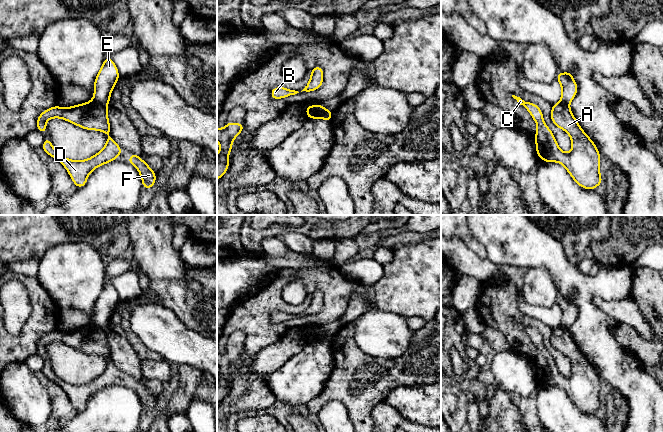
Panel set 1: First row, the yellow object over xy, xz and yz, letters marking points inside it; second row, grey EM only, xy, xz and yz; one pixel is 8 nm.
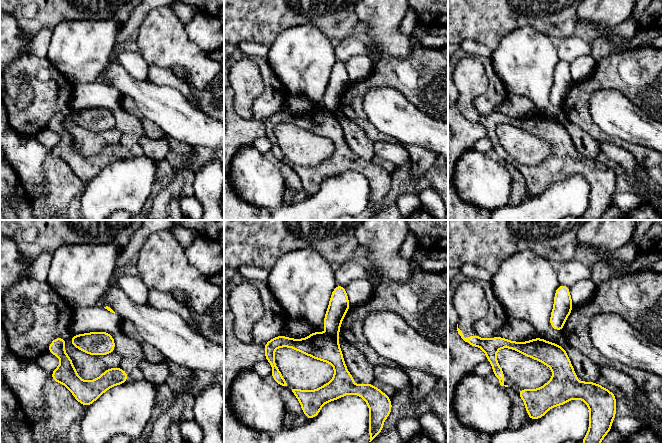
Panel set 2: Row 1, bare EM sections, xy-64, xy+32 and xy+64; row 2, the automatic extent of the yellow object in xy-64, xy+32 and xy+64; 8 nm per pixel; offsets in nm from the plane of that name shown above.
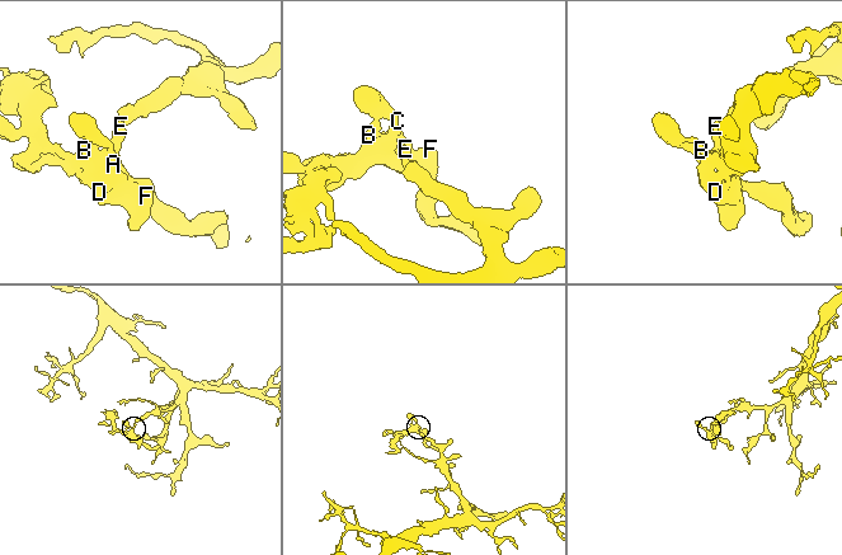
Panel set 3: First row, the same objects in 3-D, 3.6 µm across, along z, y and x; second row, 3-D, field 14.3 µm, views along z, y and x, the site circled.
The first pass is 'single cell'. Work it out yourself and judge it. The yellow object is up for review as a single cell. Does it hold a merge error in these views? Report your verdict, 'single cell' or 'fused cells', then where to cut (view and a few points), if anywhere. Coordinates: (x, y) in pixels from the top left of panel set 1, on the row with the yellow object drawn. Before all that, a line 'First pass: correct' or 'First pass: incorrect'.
First pass: incorrect
fused cells; cut in xy along (93, 99), (105, 106)

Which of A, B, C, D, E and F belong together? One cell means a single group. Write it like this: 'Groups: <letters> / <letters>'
Groups: A B C D F / E

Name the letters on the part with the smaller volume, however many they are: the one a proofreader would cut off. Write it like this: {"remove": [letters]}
{"remove": ["A", "B", "C", "D", "F"]}

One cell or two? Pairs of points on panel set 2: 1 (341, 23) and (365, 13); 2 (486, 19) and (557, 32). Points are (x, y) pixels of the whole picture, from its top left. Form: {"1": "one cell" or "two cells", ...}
{"1": "two cells", "2": "one cell"}

